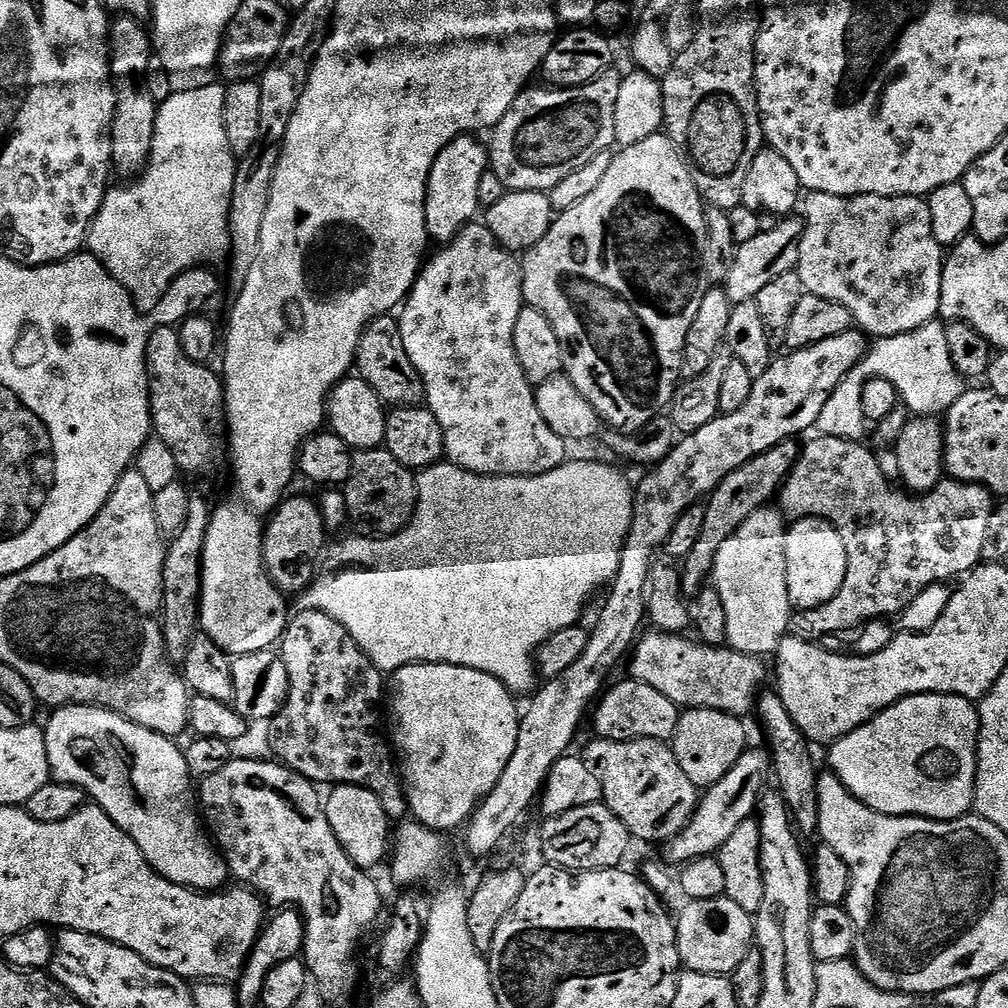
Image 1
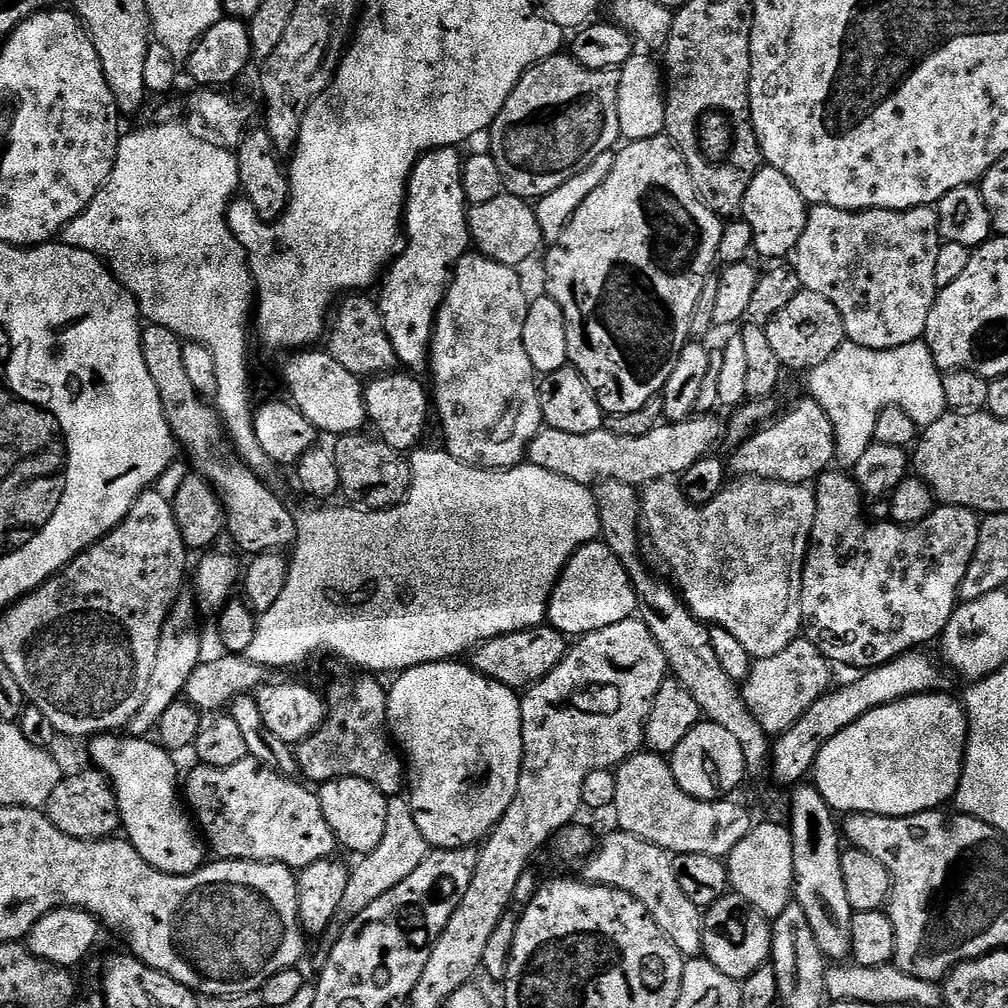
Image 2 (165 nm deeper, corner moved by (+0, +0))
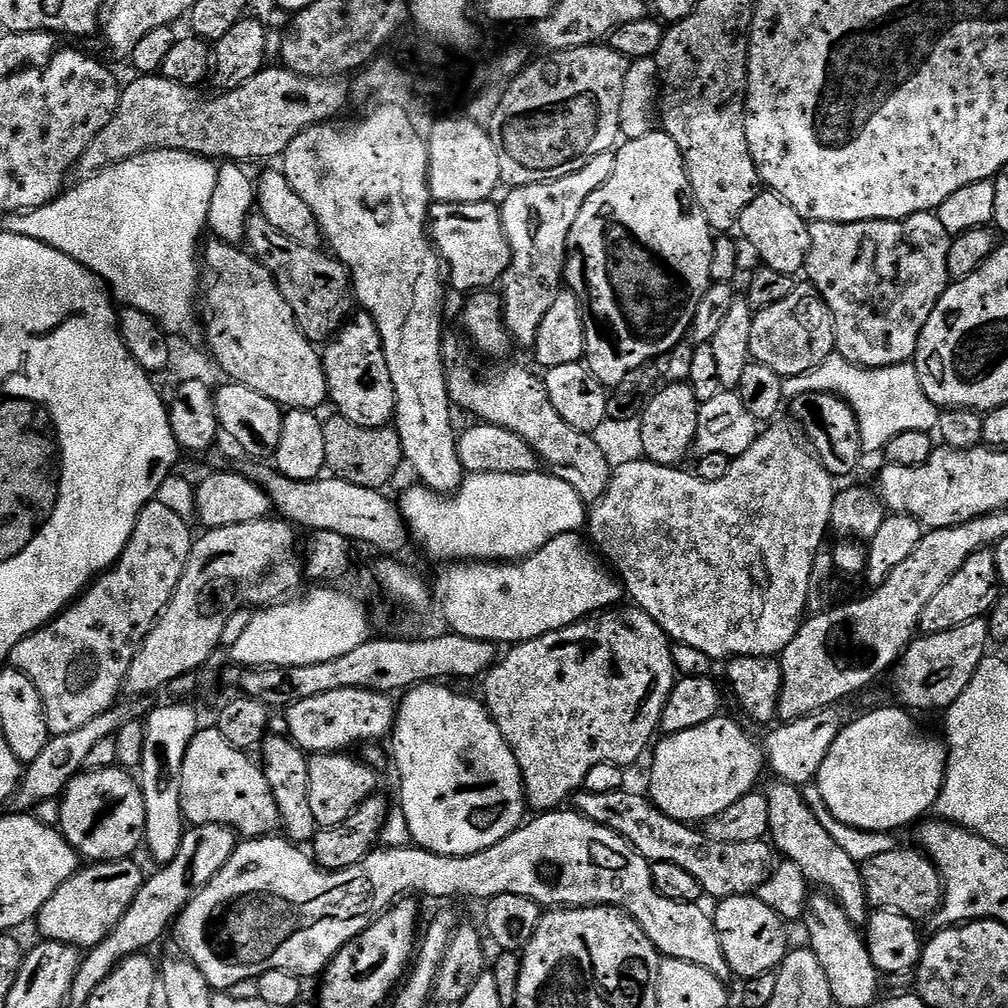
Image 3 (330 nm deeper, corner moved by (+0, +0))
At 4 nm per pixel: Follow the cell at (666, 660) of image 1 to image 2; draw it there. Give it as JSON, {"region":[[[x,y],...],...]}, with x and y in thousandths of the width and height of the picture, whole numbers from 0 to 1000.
{"region":[[[792,633],[784,637],[776,649],[747,658],[746,667],[736,676],[738,695],[748,712],[752,712],[752,720],[756,720],[764,732],[769,732],[784,724],[784,720],[826,682],[825,666],[826,660],[814,649],[812,640],[801,633]]]}

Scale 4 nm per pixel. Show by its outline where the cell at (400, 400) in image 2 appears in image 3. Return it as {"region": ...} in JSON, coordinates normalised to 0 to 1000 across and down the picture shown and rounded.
{"region":[[[354,309],[347,319],[324,338],[319,349],[321,370],[325,380],[325,395],[336,412],[351,423],[383,425],[393,416],[393,392],[391,379],[387,379],[387,367],[379,347],[379,335],[366,310]]]}

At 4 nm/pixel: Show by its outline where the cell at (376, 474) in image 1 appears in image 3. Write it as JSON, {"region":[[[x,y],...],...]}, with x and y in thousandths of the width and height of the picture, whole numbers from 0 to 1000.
{"region":[[[329,411],[321,417],[323,431],[324,467],[332,475],[351,478],[351,482],[363,482],[374,486],[384,485],[384,480],[393,472],[397,460],[402,459],[401,446],[392,424],[360,425],[351,423],[343,414]]]}

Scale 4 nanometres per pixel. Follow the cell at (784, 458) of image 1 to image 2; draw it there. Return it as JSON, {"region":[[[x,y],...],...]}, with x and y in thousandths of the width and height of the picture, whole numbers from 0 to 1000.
{"region":[[[797,396],[775,417],[767,416],[759,420],[741,437],[729,441],[730,449],[720,456],[720,463],[727,473],[802,482],[826,463],[829,436],[826,424],[823,423],[823,415],[819,415],[819,409],[815,407],[815,403],[812,403],[810,397]]]}

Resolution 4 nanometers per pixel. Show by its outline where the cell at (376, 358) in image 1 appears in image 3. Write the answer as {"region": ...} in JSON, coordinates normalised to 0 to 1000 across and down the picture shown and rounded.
{"region":[[[257,212],[246,215],[244,240],[250,253],[266,265],[272,280],[276,280],[276,288],[280,288],[280,296],[288,300],[288,308],[292,308],[294,321],[302,334],[314,343],[328,337],[351,310],[351,287],[345,267],[332,253],[321,251],[317,246],[300,244],[284,236],[284,232],[276,232]]]}

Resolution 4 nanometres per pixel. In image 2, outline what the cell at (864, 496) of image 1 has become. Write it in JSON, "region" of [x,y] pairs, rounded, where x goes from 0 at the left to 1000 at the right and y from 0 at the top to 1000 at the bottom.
{"region":[[[833,466],[818,468],[809,477],[808,487],[810,513],[794,582],[797,630],[812,640],[814,649],[826,660],[842,659],[852,665],[879,659],[897,647],[921,641],[917,639],[924,635],[925,638],[932,636],[950,602],[954,573],[970,542],[973,513],[963,504],[938,500],[926,503],[920,514],[904,522],[884,518],[860,520],[853,483],[844,471]]]}

